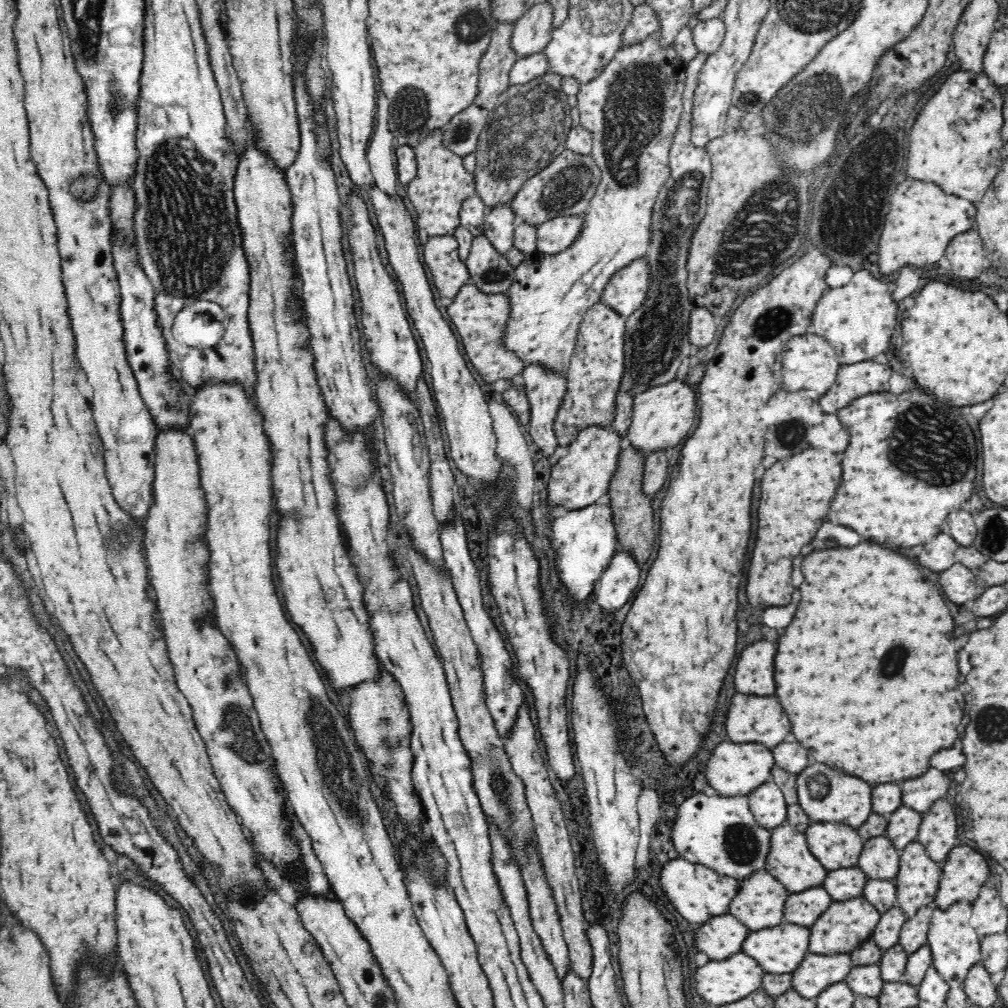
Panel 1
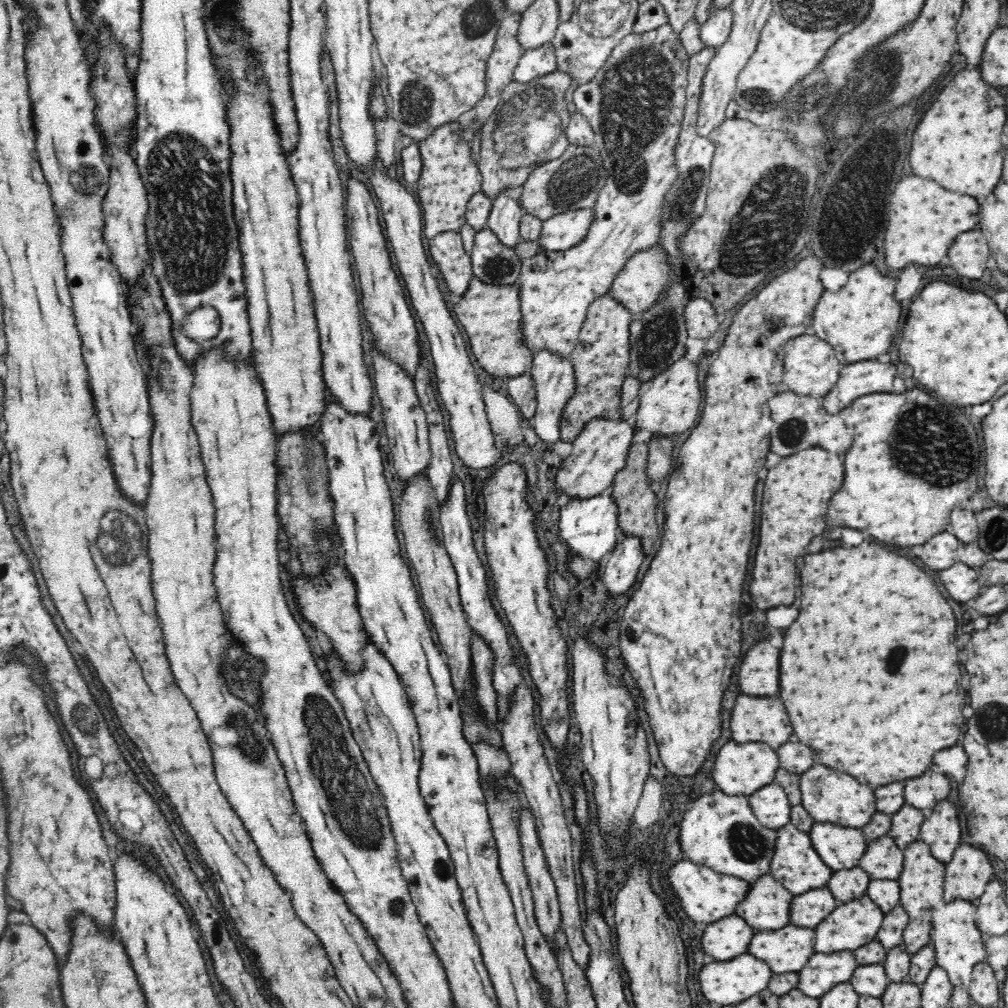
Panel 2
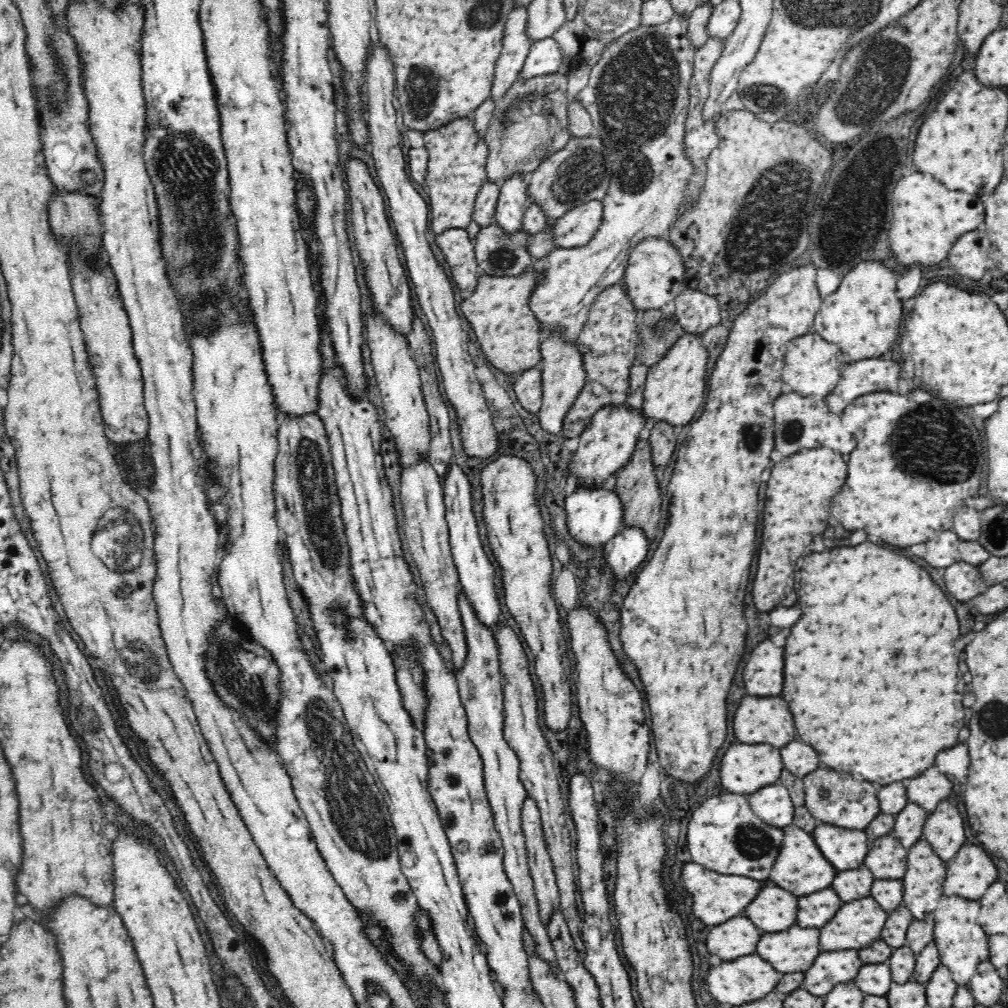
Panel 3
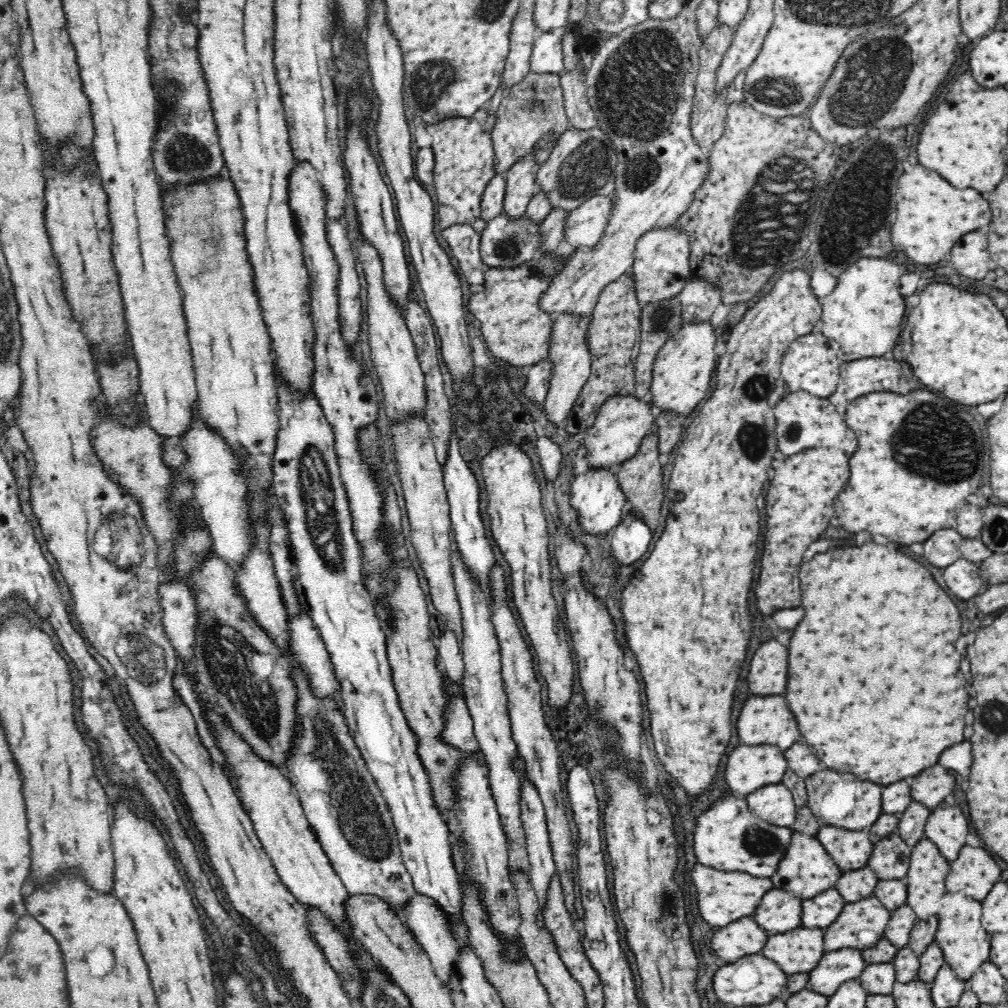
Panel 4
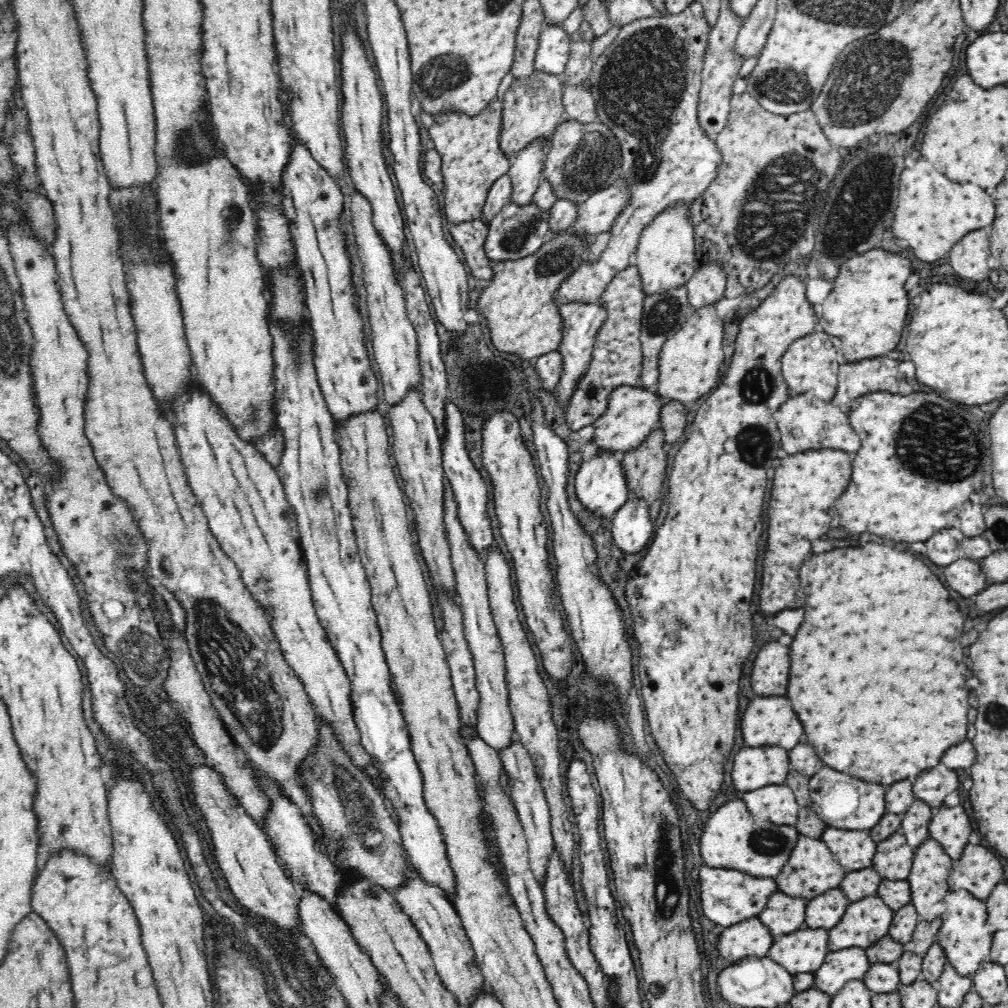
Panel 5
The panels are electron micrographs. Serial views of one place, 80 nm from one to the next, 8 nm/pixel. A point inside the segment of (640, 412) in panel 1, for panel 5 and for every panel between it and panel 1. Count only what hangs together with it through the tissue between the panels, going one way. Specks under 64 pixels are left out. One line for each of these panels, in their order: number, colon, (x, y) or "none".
2: (668, 405)
3: (674, 389)
4: (682, 371)
5: (689, 364)

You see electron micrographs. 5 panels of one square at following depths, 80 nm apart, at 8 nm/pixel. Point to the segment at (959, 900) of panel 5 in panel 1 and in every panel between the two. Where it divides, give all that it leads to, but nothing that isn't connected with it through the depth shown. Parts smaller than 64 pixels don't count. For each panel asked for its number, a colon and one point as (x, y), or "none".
1: (955, 947)
2: (958, 945)
3: (962, 944)
4: (965, 945)

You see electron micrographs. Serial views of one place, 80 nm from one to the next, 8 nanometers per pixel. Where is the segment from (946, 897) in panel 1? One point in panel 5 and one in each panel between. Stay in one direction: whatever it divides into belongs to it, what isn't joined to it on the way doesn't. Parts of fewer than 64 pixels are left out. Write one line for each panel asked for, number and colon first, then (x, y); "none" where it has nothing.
2: (967, 873)
3: (971, 872)
4: (974, 872)
5: (978, 871)

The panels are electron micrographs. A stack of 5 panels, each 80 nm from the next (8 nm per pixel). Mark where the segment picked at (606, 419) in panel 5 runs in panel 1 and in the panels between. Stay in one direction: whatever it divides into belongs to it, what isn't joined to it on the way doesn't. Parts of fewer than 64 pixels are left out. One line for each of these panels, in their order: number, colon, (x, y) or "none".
1: (578, 479)
2: (599, 451)
3: (605, 446)
4: (622, 422)

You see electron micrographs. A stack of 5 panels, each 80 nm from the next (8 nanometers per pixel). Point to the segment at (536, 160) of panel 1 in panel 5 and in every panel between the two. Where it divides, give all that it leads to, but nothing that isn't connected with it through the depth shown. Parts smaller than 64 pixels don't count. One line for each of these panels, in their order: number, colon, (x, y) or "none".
2: (527, 129)
3: (529, 123)
4: (530, 119)
5: (532, 108)

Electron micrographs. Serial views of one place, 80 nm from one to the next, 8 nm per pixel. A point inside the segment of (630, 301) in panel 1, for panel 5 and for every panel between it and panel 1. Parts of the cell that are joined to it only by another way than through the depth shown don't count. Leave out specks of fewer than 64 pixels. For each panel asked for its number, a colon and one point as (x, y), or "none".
2: (637, 287)
3: (655, 275)
4: (661, 267)
5: (665, 259)

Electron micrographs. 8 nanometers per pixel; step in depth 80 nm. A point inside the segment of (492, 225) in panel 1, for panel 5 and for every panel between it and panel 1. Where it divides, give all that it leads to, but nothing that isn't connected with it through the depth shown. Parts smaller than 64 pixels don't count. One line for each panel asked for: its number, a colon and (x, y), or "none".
2: (506, 213)
3: (513, 201)
4: (520, 184)
5: (526, 173)

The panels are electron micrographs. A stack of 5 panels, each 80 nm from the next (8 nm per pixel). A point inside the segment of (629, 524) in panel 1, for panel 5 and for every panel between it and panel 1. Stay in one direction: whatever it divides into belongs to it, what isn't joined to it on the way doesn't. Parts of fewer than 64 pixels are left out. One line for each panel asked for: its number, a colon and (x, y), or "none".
2: (636, 502)
3: (636, 487)
4: (640, 479)
5: (644, 468)

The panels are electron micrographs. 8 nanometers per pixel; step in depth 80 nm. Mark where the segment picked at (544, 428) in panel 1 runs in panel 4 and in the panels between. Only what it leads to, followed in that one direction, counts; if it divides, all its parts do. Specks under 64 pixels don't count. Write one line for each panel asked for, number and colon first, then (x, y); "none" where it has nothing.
2: (553, 377)
3: (561, 371)
4: (568, 353)

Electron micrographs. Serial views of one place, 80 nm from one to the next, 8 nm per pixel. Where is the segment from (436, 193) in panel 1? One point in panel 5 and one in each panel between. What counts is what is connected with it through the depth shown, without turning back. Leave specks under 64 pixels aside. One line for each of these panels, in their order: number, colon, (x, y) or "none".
2: (448, 179)
3: (455, 172)
4: (463, 154)
5: (470, 157)

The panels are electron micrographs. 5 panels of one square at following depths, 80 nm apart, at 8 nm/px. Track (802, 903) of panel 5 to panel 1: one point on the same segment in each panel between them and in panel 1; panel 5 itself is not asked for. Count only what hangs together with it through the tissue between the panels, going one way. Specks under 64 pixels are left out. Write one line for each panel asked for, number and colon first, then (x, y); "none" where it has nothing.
1: (760, 902)
2: (766, 906)
3: (774, 909)
4: (778, 912)

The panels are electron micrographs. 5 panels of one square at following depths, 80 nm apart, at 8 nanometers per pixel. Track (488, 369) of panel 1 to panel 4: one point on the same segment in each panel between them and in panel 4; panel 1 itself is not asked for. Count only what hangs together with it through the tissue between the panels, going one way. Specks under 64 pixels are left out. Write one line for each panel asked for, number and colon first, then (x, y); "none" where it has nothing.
2: (490, 314)
3: (508, 334)
4: (515, 330)

